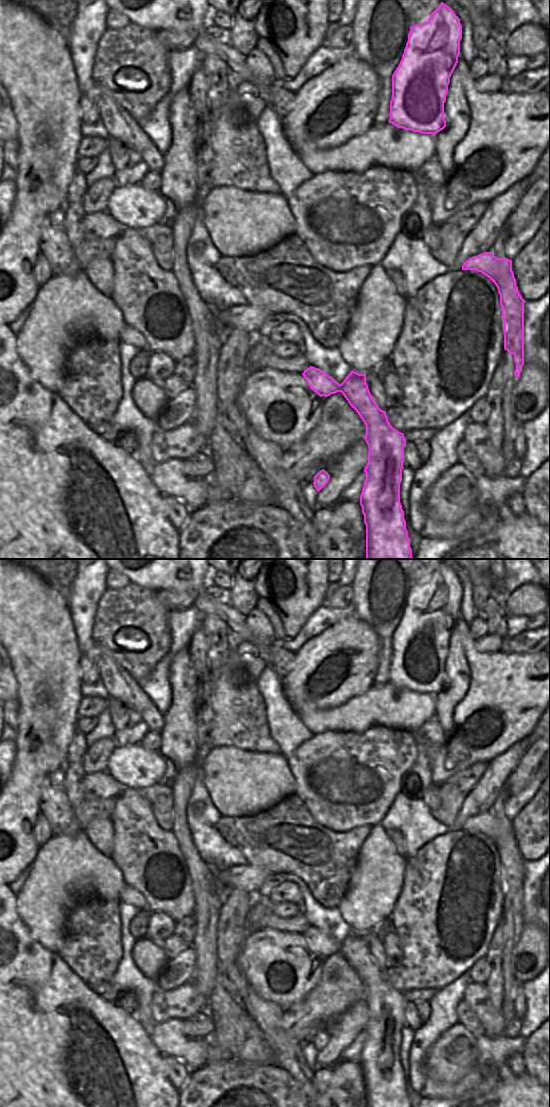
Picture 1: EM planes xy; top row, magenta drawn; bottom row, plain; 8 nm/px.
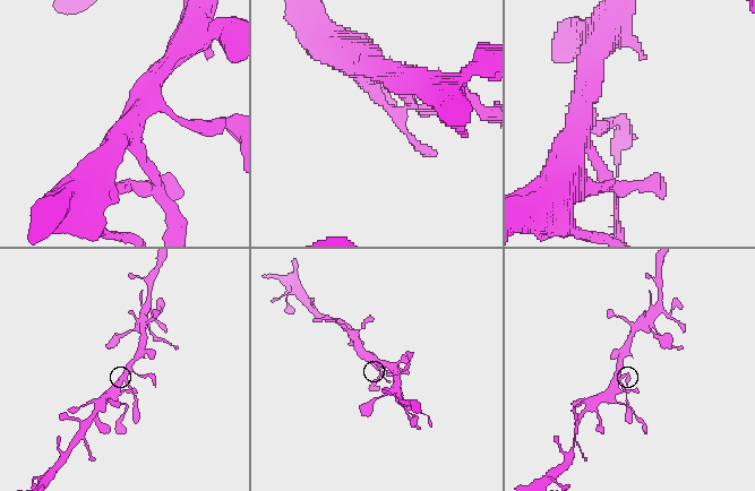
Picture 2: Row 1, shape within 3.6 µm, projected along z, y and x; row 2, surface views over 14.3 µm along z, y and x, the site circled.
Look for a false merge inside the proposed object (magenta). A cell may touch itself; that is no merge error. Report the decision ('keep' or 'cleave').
keep

